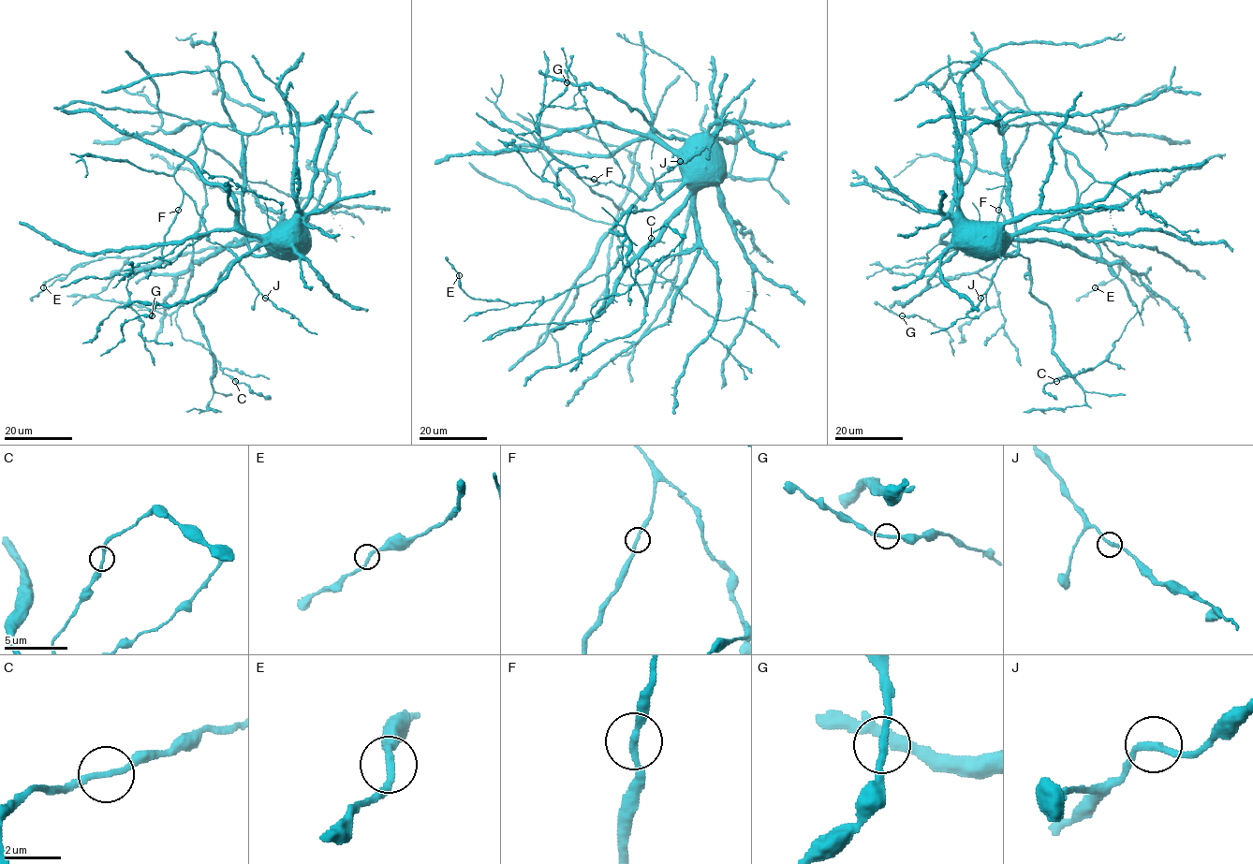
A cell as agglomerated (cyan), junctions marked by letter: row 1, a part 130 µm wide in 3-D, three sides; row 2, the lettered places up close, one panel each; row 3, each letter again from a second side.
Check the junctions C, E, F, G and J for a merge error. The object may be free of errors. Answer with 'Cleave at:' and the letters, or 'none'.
Cleave at: none

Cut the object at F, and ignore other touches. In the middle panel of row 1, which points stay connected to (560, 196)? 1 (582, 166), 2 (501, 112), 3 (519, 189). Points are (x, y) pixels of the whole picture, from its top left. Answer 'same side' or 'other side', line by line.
1: same side
2: other side
3: other side

